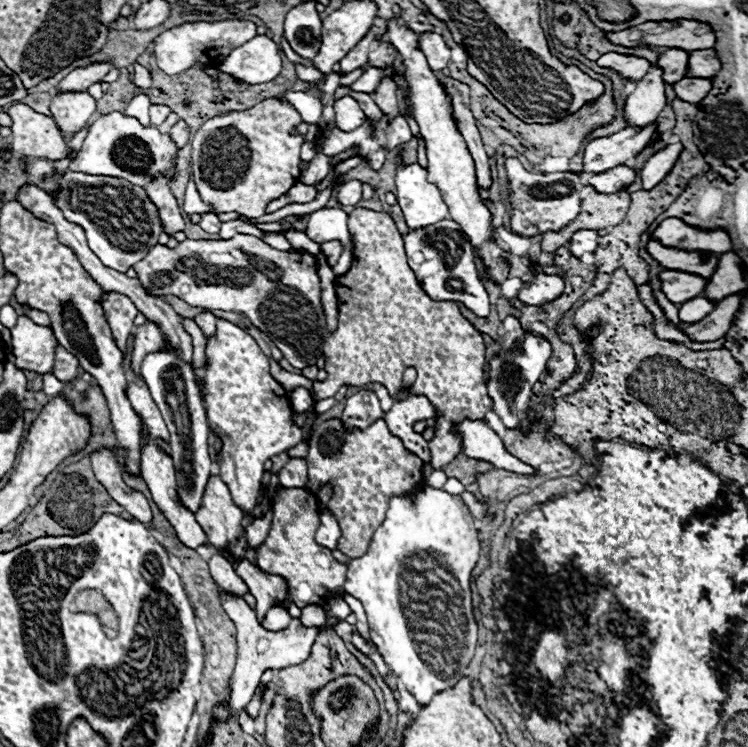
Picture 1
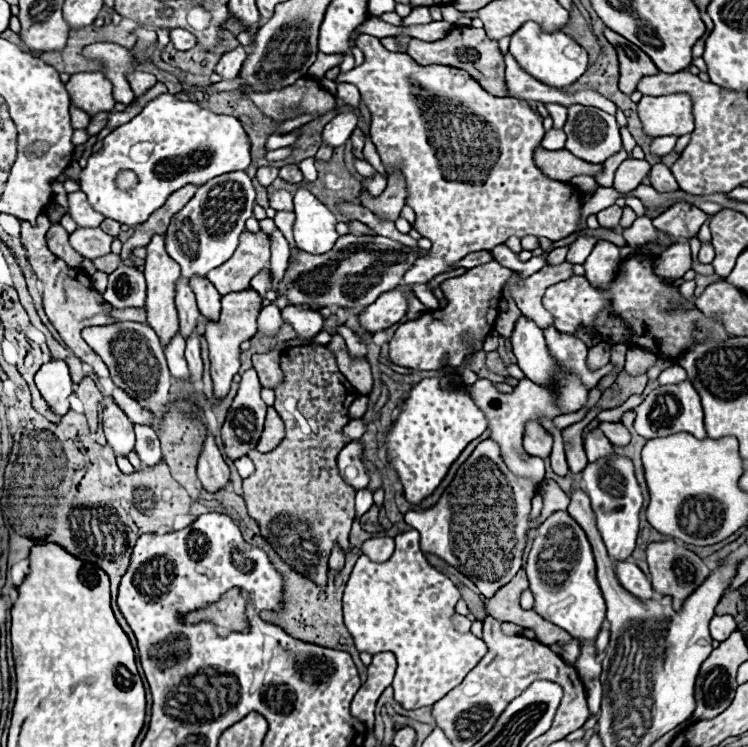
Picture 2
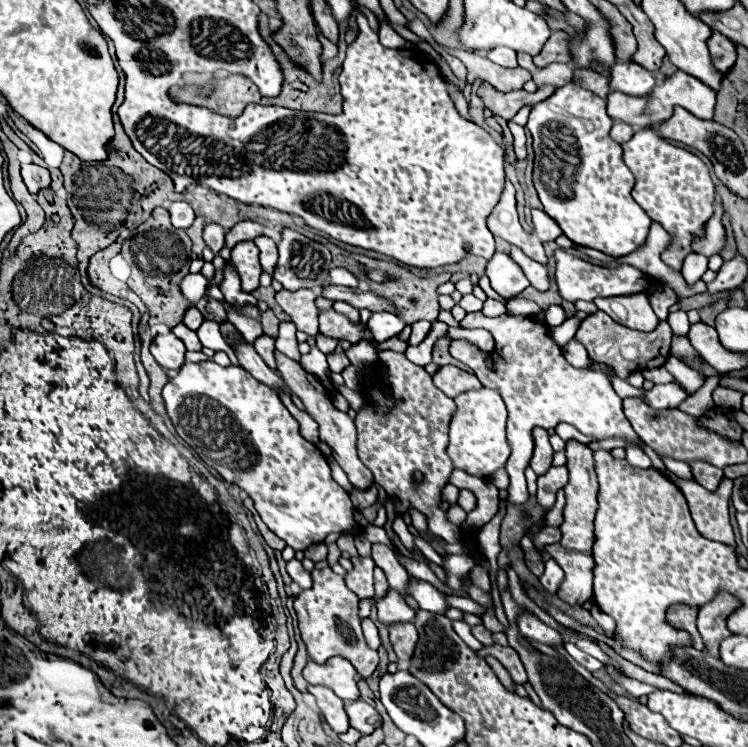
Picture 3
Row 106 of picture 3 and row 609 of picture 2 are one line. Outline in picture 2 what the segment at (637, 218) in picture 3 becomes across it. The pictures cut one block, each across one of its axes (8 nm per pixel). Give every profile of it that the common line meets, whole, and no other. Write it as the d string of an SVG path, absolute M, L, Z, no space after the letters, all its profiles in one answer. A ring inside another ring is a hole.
M568 512L552 514L534 530L526 572L530 590L534 594L534 610L544 620L550 620L578 640L580 656L576 660L576 670L582 682L600 676L600 662L594 654L594 642L604 622L606 604L596 580L596 564L588 538L584 530L568 516Z

